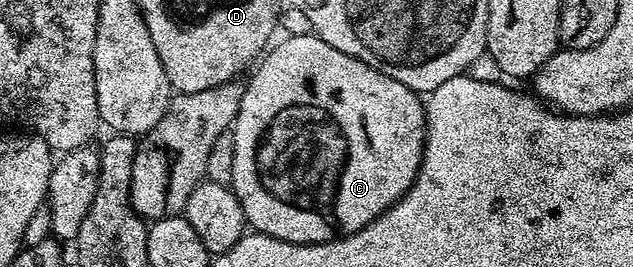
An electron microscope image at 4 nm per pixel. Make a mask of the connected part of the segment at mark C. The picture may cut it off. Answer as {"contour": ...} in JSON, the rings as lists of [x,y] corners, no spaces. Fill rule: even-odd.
{"contour":[[[288,35],[279,45],[277,44],[262,57],[261,63],[250,73],[251,81],[246,81],[243,90],[241,106],[233,125],[235,149],[230,187],[235,189],[235,196],[241,202],[248,225],[254,231],[264,232],[267,236],[281,238],[294,244],[320,244],[359,232],[365,226],[369,226],[369,222],[377,219],[386,208],[395,205],[409,190],[415,175],[419,173],[423,161],[423,139],[427,137],[424,101],[420,93],[409,90],[409,86],[401,86],[397,78],[389,78],[389,74],[381,74],[381,70],[373,70],[373,66],[349,54],[341,54],[341,50],[333,50],[333,46],[326,44],[317,35]]]}

